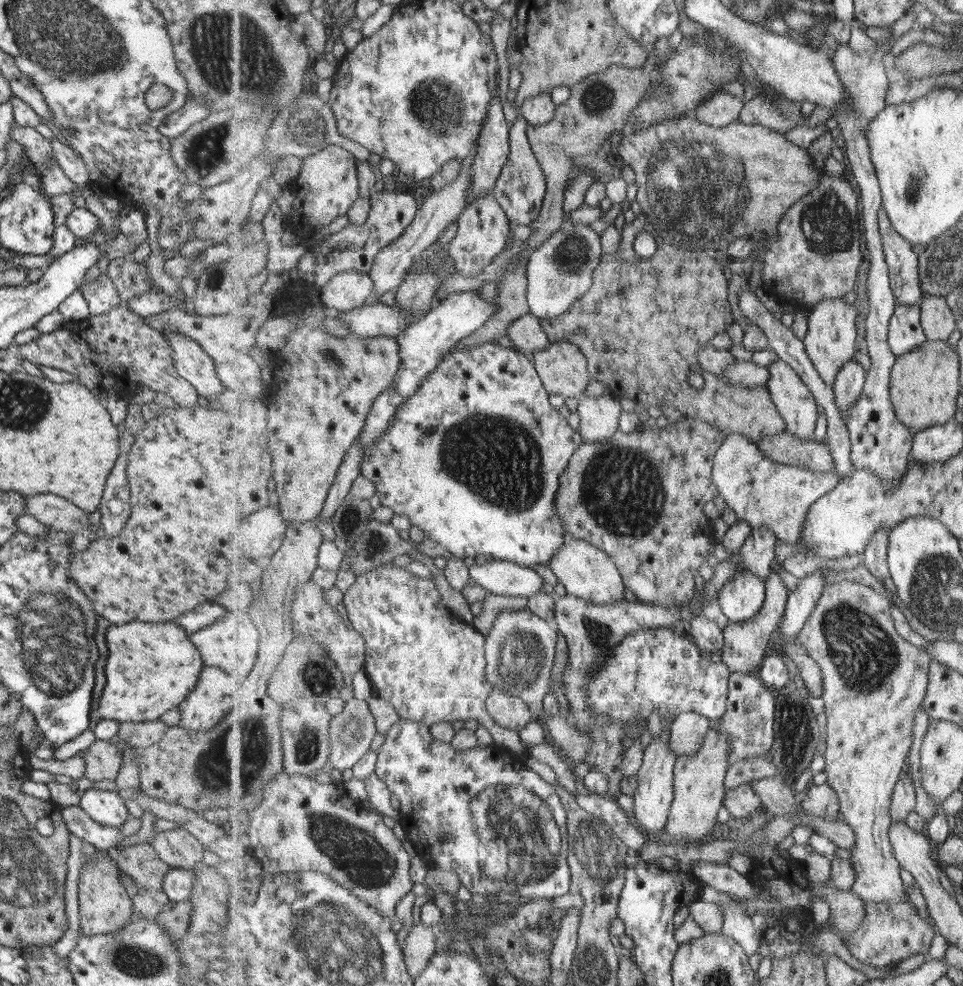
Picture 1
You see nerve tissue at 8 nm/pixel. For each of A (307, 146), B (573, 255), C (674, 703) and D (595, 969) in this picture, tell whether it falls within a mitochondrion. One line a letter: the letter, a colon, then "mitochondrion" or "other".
A: mitochondrion
B: mitochondrion
C: other
D: mitochondrion

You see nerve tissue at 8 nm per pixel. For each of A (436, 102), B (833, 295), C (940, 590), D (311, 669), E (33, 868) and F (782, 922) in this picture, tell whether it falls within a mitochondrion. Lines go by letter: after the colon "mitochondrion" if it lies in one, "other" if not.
A: mitochondrion
B: other
C: mitochondrion
D: mitochondrion
E: mitochondrion
F: other

